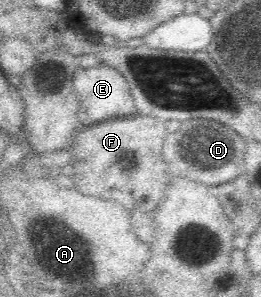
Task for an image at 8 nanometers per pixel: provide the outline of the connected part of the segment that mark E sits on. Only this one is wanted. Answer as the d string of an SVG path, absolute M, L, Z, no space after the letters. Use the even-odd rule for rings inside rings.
M97 65L91 69L79 67L74 73L73 88L77 91L77 97L81 103L79 119L83 125L93 125L111 117L125 117L133 113L133 97L127 91L129 89L127 79L109 65Z

